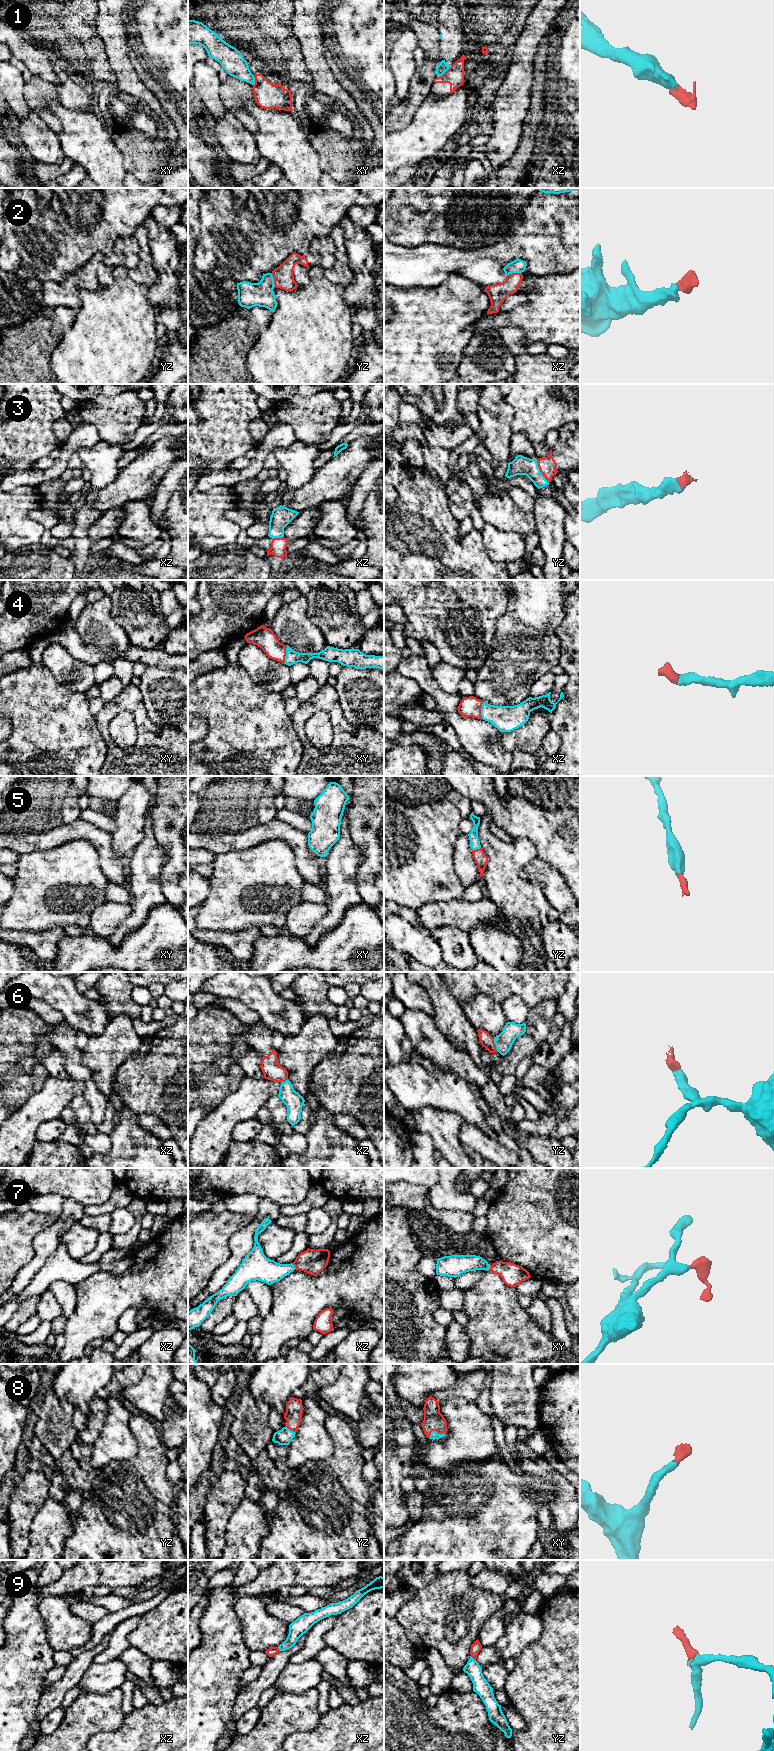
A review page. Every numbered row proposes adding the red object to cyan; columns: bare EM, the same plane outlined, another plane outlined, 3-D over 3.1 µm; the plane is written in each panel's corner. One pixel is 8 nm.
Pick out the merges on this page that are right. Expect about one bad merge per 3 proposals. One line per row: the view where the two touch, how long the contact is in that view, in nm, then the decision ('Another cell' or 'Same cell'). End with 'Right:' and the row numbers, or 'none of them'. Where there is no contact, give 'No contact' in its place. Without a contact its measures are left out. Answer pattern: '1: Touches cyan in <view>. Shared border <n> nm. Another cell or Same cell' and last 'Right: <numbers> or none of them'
1: Touches cyan in xz. Shared border 160 nm. Another cell
2: Touches cyan in xz. Shared border 120 nm. Same cell
3: Touches cyan in yz. Shared border 220 nm. Same cell
4: Touches cyan in xz. Shared border 140 nm. Same cell
5: Touches cyan in yz. Shared border 80 nm. Same cell
6: Touches cyan in yz. Shared border 110 nm. Same cell
7: Touches cyan in xz. Shared border 60 nm. Same cell
8: Touches cyan in xy. Shared border 130 nm. Same cell
9: Touches cyan in yz. Shared border 60 nm. Same cell
Right: 2, 3, 4, 5, 6, 7, 8, 9

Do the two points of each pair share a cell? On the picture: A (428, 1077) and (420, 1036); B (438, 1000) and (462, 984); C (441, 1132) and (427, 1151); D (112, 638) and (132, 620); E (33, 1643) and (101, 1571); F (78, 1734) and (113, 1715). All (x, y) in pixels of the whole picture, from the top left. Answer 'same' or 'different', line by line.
A: different
B: different
C: different
D: different
E: different
F: same

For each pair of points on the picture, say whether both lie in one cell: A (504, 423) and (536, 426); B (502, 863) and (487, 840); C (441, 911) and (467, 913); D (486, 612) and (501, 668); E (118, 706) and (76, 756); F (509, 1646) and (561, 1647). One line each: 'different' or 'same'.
A: different
B: same
C: same
D: different
E: different
F: different

